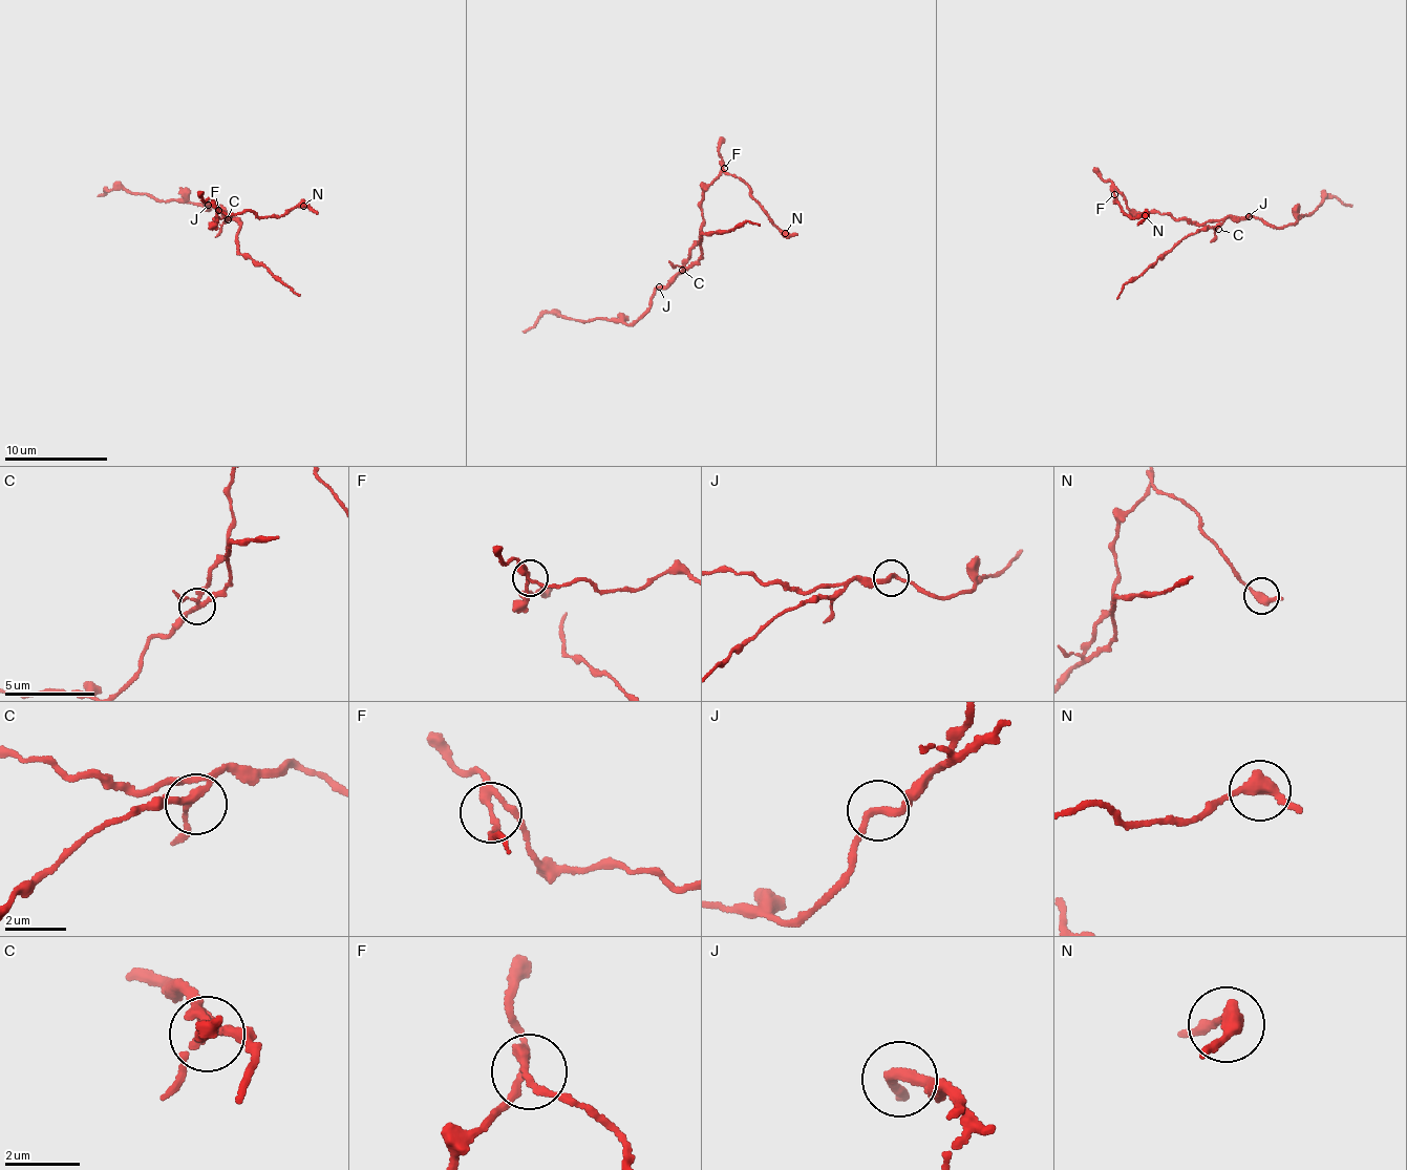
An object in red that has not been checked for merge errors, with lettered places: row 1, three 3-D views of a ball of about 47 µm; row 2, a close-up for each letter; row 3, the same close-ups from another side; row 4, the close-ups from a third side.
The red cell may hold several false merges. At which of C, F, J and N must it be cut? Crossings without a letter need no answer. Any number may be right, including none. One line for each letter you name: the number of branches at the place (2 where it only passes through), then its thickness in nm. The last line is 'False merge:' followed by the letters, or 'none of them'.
False merge: none of them

